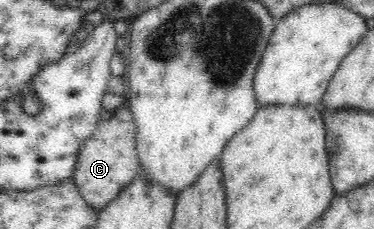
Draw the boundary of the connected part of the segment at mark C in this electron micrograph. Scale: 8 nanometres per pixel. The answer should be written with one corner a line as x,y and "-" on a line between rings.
122,104
115,109
112,119
98,122
94,134
79,149
72,180
85,203
93,211
98,213
103,207
106,207
139,176
140,163
135,150
136,132
137,127
132,113
126,104

